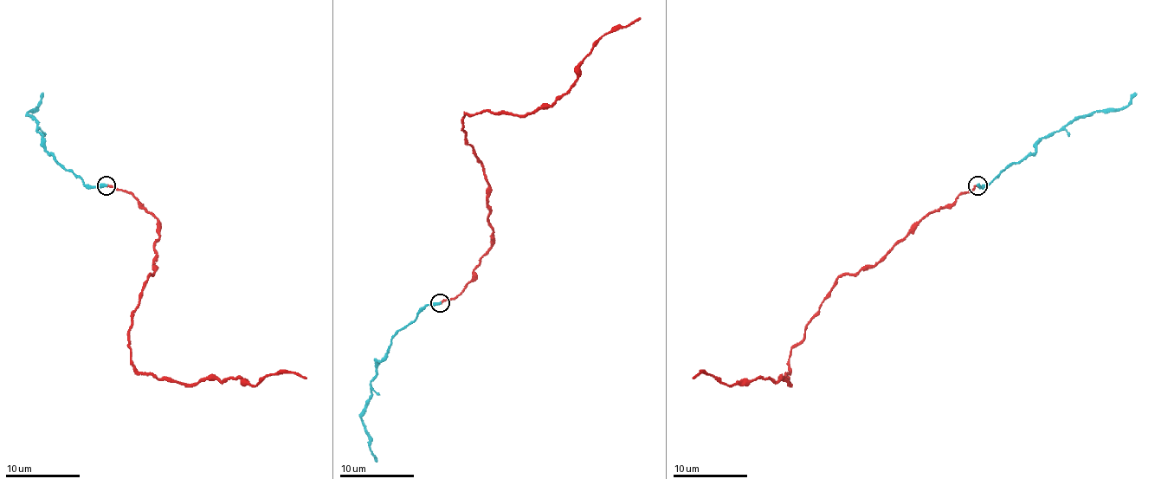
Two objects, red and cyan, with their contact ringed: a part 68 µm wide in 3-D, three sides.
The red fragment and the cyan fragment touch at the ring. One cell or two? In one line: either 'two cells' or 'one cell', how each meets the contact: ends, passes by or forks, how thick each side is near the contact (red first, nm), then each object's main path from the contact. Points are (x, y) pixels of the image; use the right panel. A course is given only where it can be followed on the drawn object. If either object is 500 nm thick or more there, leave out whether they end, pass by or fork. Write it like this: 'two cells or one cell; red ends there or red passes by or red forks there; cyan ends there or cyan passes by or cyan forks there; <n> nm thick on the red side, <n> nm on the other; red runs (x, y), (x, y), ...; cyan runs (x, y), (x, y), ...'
one cell; red ends there; cyan ends there; 240 nm thick on the red side, 360 nm on the other; red runs (977, 185), (930, 211), (872, 265), (841, 275), (790, 351), (790, 385), (692, 378); cyan runs (977, 185), (987, 185), (1015, 162), (1029, 156), (1041, 139), (1093, 113), (1122, 110), (1135, 93)

